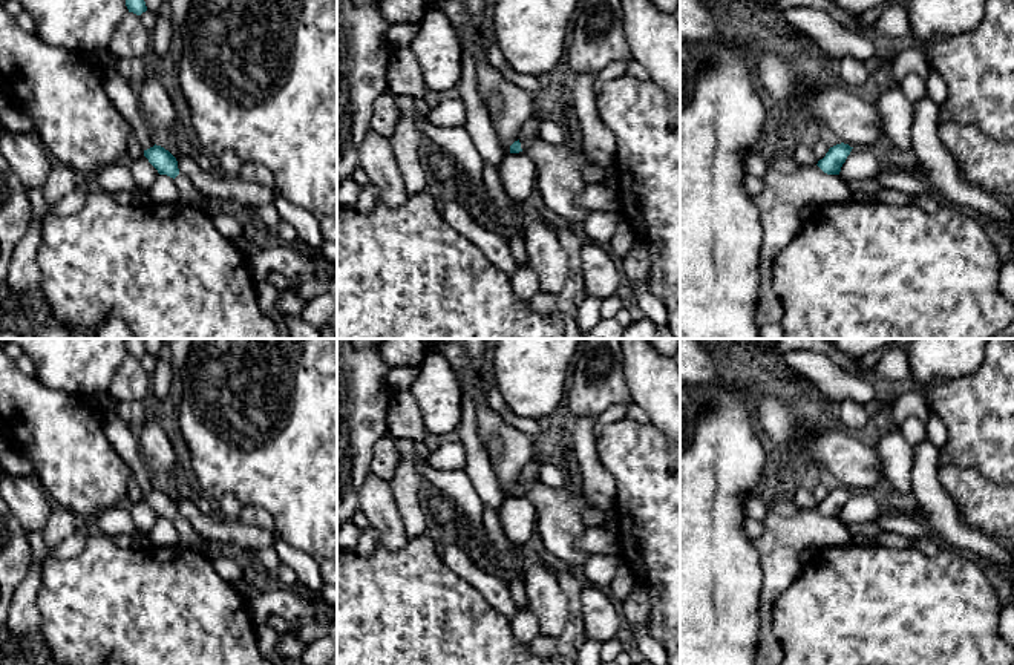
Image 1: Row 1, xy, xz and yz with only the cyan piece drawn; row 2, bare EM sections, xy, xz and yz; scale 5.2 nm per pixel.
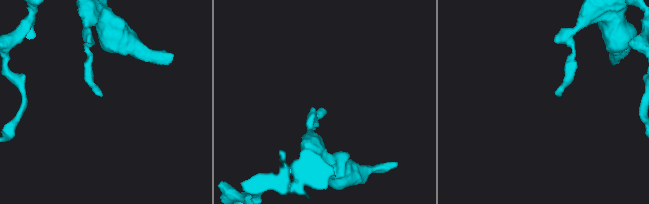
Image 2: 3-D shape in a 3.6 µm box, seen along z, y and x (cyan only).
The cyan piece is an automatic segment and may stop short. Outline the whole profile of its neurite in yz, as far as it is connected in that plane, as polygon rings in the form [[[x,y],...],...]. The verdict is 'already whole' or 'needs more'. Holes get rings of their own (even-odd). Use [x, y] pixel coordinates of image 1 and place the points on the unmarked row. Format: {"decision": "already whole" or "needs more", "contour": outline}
{"decision": "already whole", "contour": [[[844,486],[836,487],[829,492],[826,500],[819,503],[816,509],[827,518],[839,518],[841,510],[850,498],[852,492],[853,490]]]}

